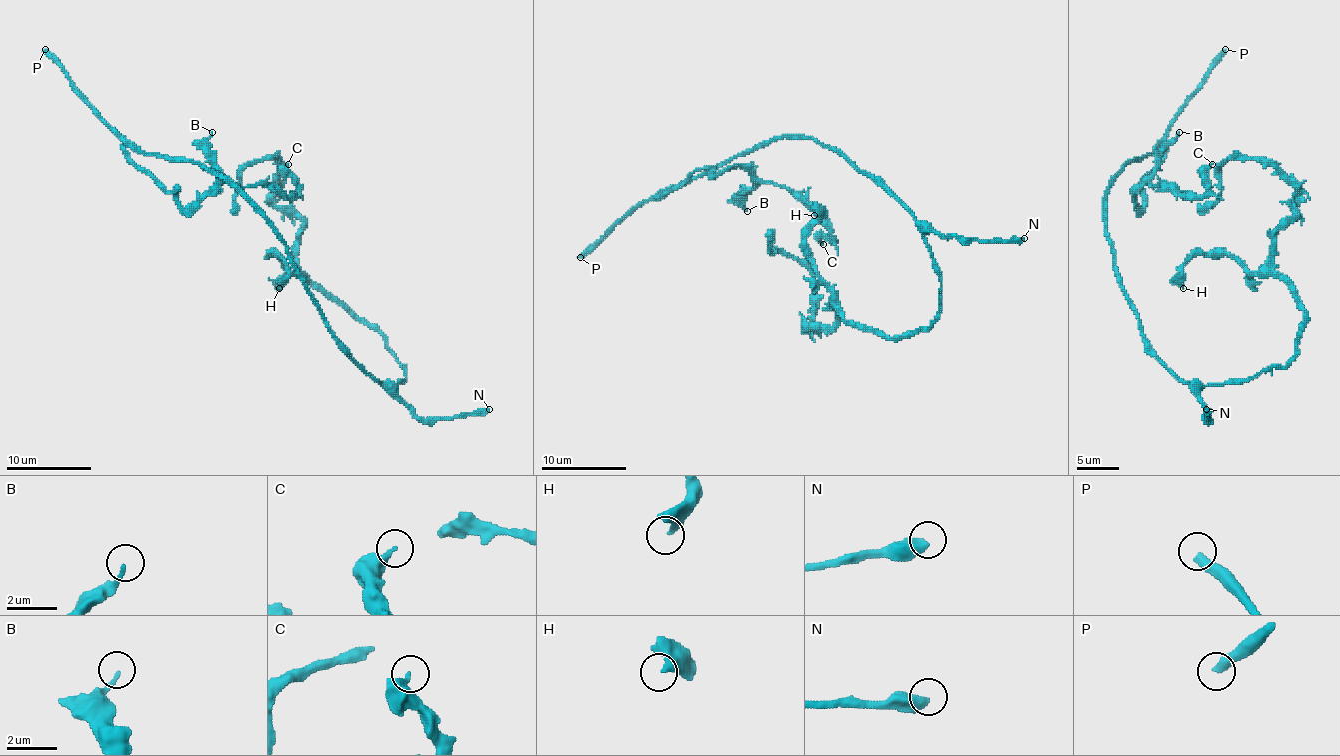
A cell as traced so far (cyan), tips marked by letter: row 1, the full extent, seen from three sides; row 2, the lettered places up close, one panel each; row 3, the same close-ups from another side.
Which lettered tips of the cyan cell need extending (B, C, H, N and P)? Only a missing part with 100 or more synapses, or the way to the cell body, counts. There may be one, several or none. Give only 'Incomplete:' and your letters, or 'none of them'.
Incomplete: P

